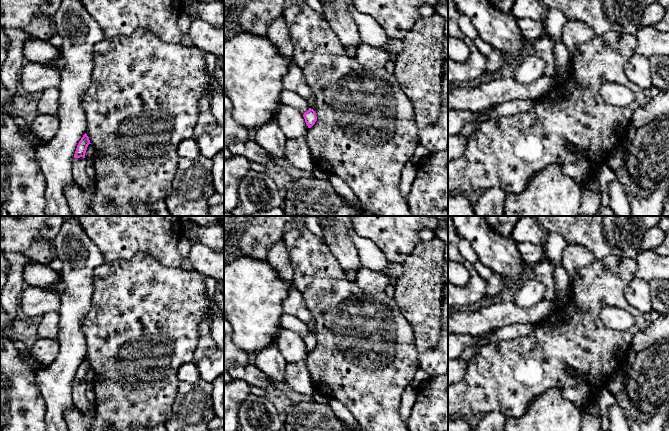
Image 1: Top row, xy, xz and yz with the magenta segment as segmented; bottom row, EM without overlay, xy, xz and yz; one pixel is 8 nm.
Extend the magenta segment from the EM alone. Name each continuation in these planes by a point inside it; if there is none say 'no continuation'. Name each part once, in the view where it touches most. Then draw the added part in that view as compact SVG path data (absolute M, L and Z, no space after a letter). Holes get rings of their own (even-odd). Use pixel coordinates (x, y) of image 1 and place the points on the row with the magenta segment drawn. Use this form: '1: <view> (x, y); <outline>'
no continuation

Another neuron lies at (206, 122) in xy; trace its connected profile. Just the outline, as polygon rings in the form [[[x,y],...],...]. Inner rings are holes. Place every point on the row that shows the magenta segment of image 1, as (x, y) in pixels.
[[[209,89],[204,93],[198,103],[199,117],[192,137],[195,140],[204,134],[211,132],[218,126],[214,116],[211,113],[211,97],[212,91]]]

